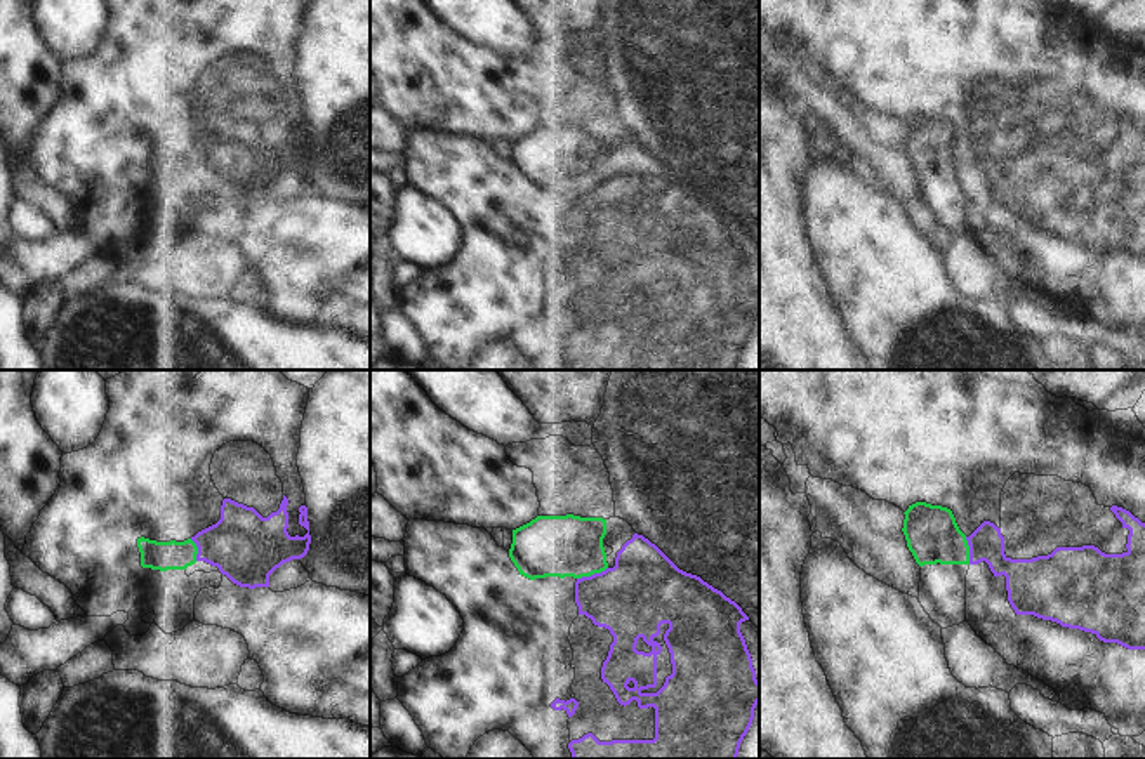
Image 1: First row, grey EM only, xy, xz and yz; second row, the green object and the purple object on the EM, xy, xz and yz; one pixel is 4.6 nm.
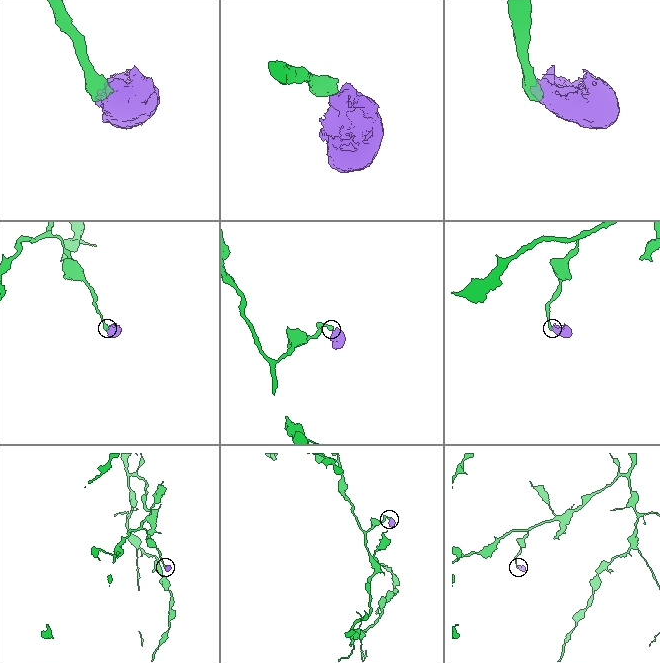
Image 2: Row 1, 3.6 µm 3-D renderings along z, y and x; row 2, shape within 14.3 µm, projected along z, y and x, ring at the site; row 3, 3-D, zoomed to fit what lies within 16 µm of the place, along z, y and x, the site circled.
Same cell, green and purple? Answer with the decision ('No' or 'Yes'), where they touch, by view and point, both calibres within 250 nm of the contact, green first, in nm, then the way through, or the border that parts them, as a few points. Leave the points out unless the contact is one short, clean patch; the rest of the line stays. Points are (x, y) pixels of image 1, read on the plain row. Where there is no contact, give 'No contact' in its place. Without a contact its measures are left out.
No. Touches green at xz (591, 184). Thickness 280 nm (green) against 360 nm. Boundary: xz (607, 178), (577, 190).

